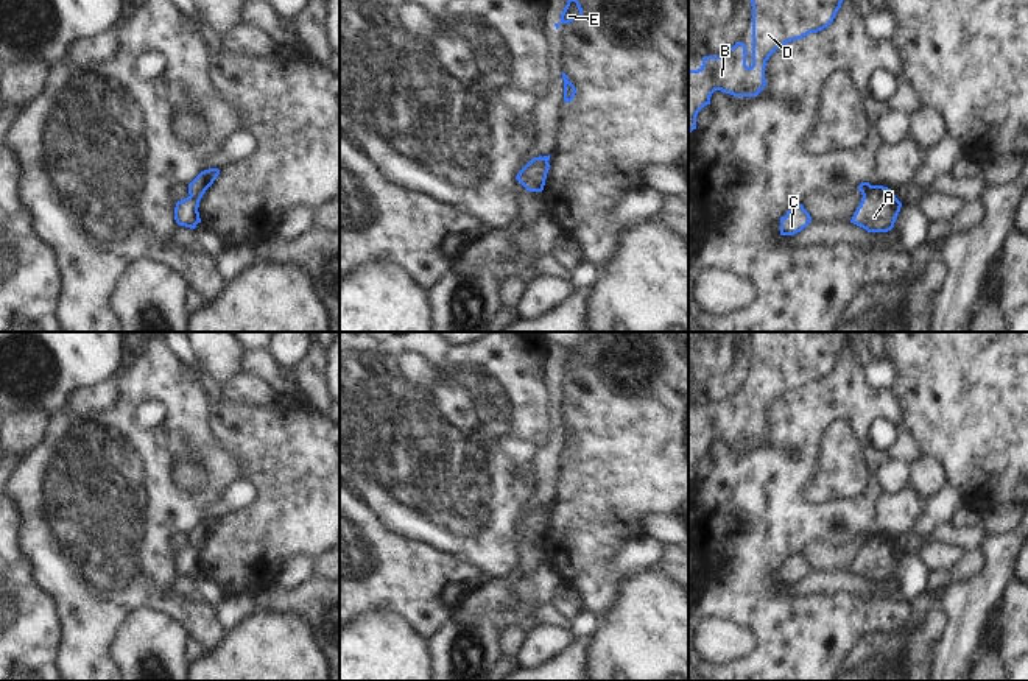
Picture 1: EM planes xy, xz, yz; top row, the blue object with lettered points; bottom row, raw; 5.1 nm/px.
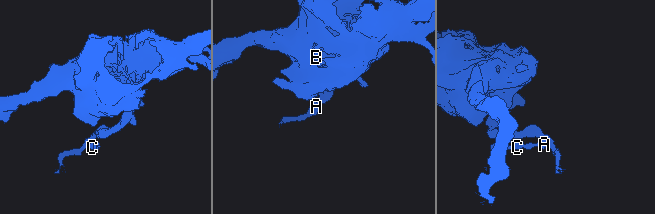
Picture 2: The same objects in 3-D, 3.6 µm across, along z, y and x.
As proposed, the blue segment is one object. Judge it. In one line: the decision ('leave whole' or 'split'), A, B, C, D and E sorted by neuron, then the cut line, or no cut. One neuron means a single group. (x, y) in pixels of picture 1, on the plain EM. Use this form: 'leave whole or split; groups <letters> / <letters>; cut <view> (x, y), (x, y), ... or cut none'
split; groups A C / B D E; cut xy (190, 544), (198, 550)

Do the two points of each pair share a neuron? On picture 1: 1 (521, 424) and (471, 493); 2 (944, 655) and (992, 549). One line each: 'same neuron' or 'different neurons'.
1: same neuron
2: same neuron

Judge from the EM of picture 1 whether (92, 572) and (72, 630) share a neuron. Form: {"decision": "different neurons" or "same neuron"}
{"decision": "same neuron"}

